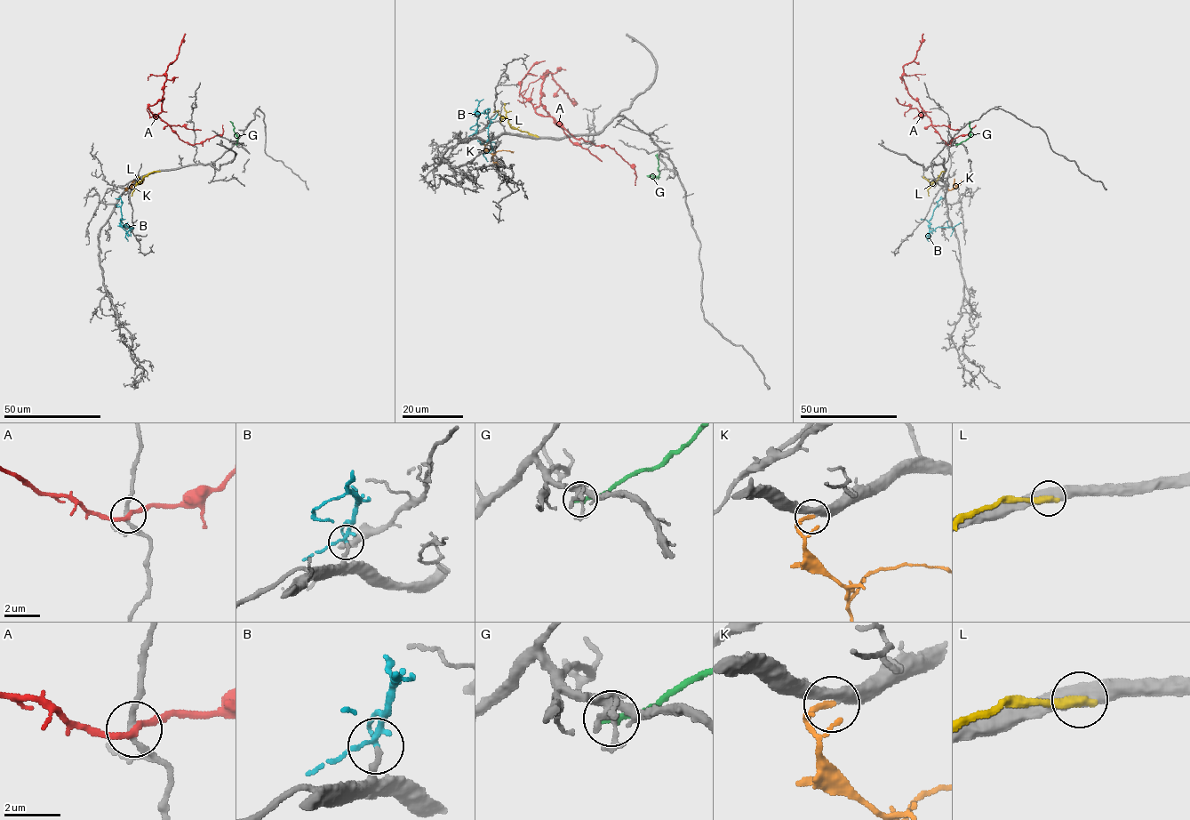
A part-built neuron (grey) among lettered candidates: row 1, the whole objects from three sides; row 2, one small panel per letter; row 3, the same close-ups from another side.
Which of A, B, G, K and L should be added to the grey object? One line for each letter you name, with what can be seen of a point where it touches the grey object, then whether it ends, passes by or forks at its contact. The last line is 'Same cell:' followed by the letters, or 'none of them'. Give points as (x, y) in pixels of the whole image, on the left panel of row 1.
B: (120, 197) | it passes by
K: (126, 188) | it ends
Same cell: B, K

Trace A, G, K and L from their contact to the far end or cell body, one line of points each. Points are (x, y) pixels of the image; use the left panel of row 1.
A: (194, 144), (184, 142), (158, 116), (165, 71), (176, 59), (185, 34)
G: (236, 144), (238, 139), (229, 121)
K: (126, 188), (141, 183), (144, 179)
L: (159, 171), (144, 177), (136, 184), (131, 196)

